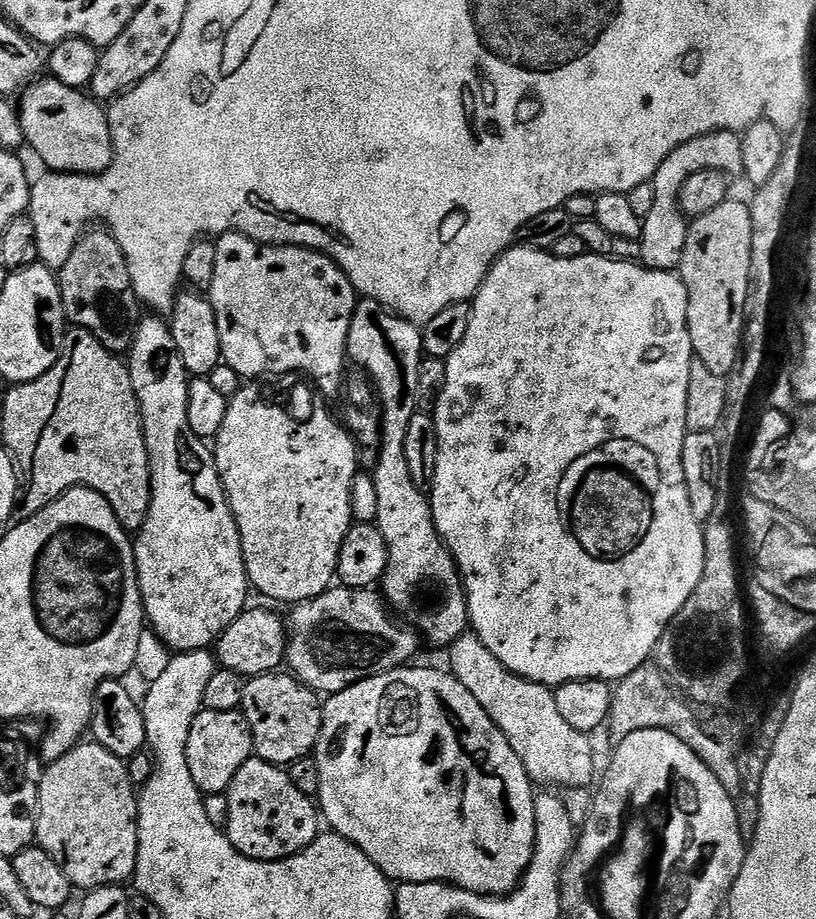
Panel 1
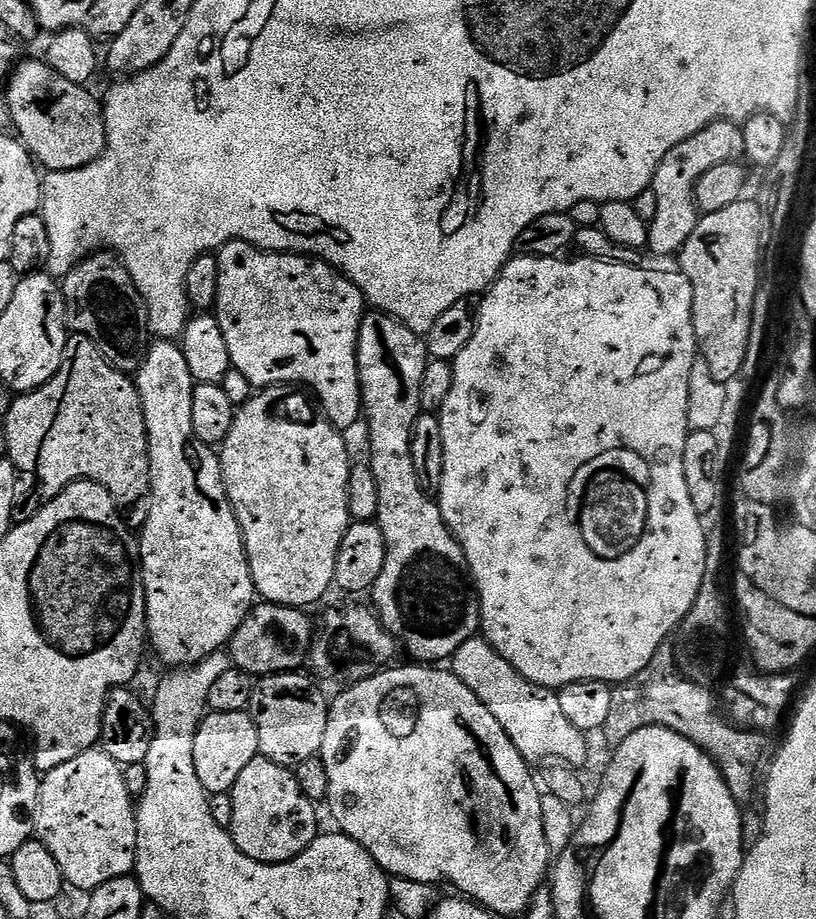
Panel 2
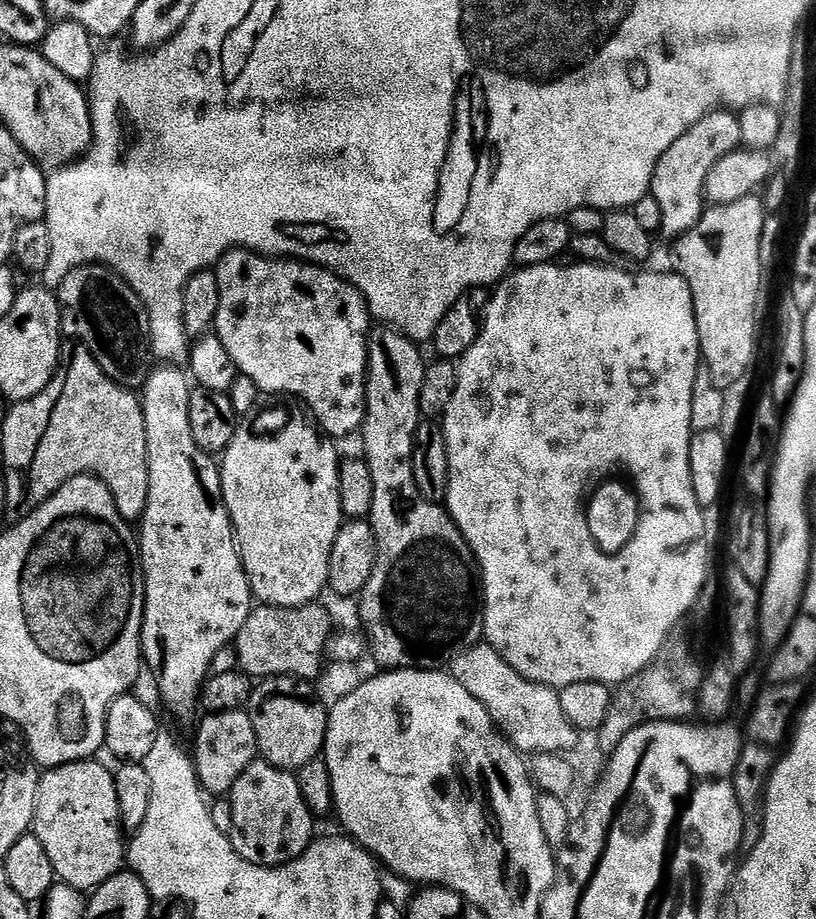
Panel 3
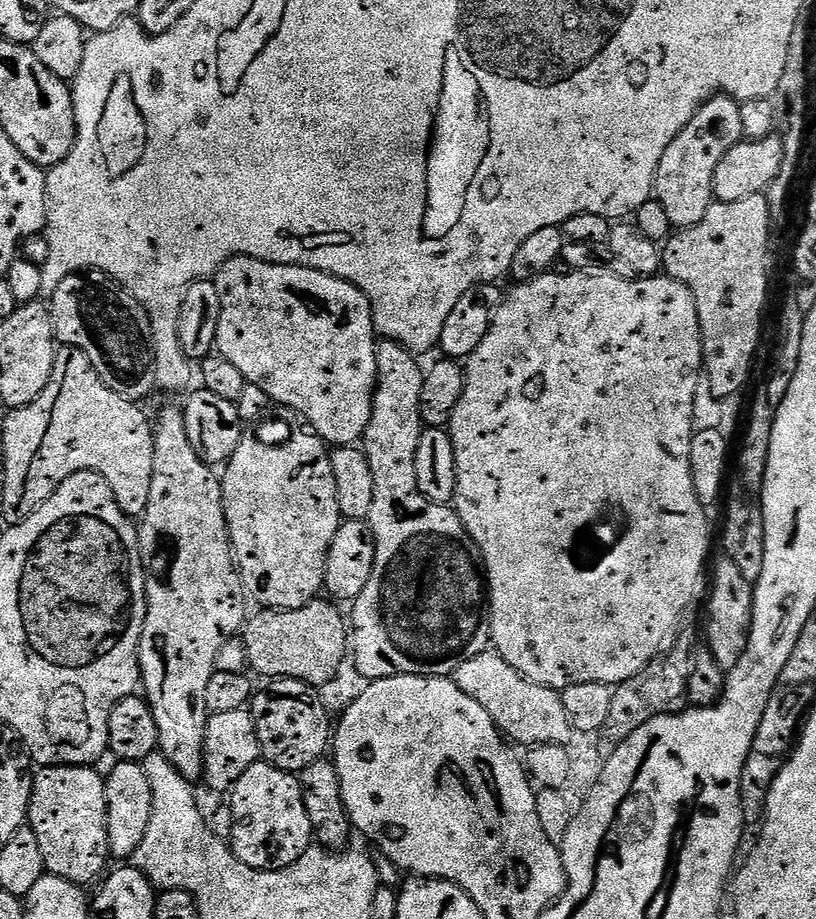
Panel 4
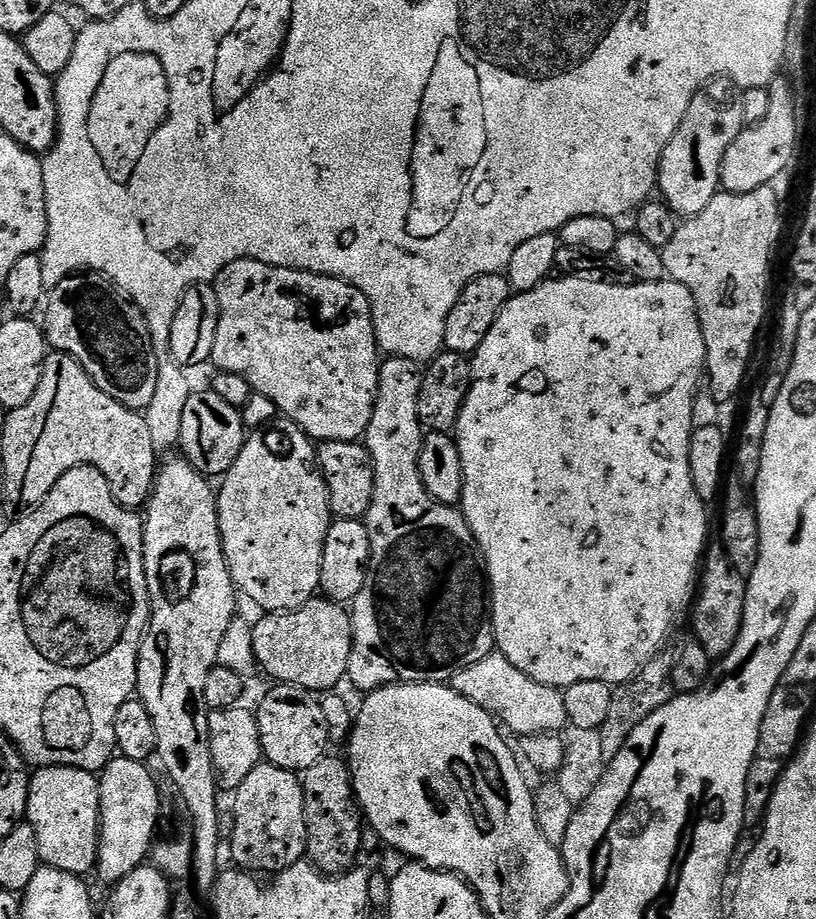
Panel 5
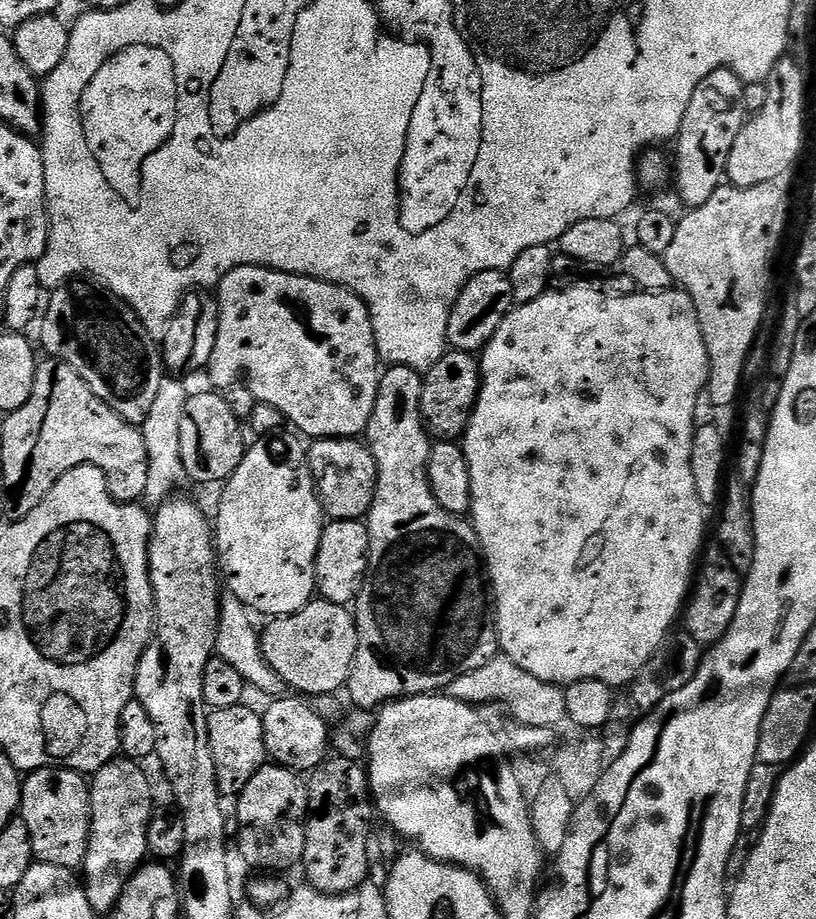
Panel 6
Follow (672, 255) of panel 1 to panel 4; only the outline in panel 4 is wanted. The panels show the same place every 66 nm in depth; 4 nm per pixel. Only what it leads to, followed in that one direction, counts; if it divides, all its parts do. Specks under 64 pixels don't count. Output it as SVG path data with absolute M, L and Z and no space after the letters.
M711 96L697 110L694 118L686 122L678 138L666 146L666 154L662 154L662 162L658 162L654 196L659 200L662 210L666 210L673 229L693 228L702 222L706 210L714 203L714 170L718 170L718 162L726 158L730 149L745 139L740 106L741 101L733 100L731 96Z

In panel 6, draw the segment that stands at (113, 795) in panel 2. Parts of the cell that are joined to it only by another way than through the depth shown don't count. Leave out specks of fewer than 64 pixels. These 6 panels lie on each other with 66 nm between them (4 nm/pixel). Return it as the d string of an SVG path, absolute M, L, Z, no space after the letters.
M43 768L27 773L22 780L18 816L26 822L26 830L30 830L32 854L39 863L73 870L83 869L92 829L92 793L89 781L81 773L71 772L69 768Z

